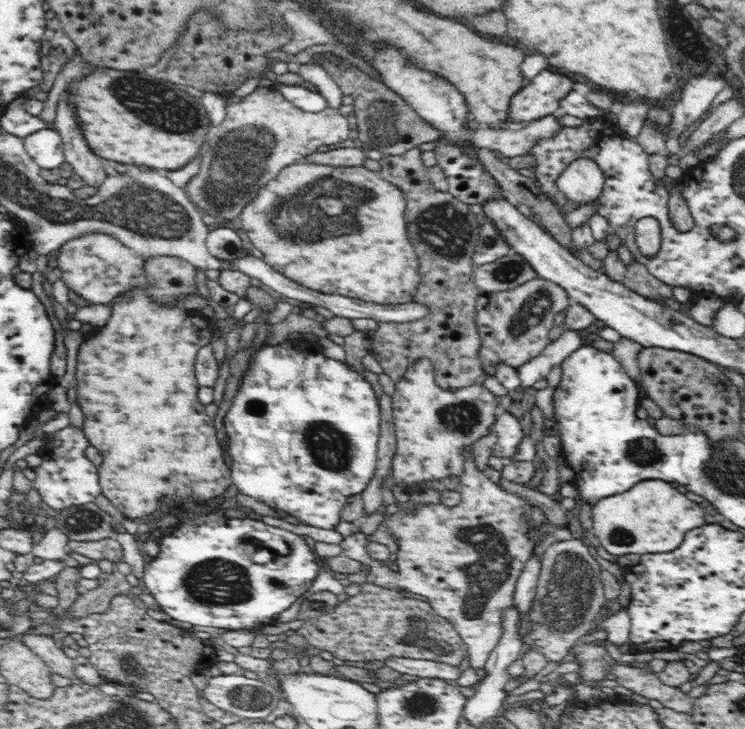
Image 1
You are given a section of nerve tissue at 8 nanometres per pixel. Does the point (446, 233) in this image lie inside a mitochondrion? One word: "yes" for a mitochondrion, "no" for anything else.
yes

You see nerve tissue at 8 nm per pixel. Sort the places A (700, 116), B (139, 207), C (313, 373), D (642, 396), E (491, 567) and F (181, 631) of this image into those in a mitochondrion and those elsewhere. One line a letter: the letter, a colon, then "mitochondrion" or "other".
A: other
B: mitochondrion
C: other
D: other
E: mitochondrion
F: other

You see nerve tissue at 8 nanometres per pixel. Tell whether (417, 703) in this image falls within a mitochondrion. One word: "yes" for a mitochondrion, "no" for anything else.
yes

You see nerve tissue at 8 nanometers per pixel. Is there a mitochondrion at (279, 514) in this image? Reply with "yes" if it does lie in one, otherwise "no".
no

